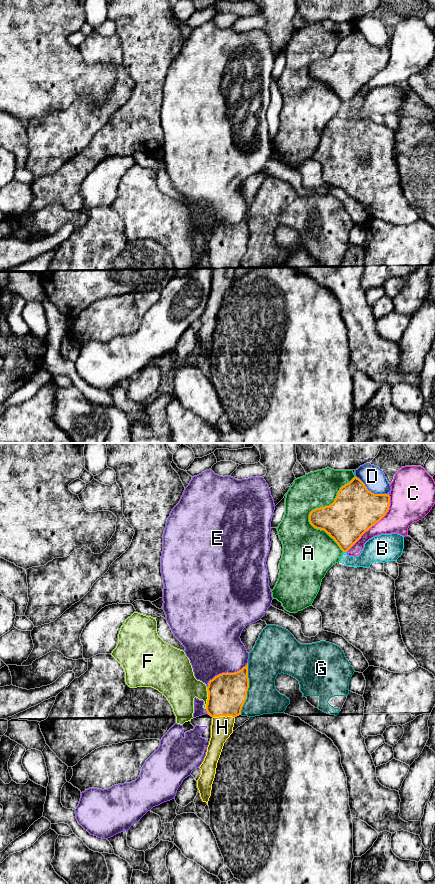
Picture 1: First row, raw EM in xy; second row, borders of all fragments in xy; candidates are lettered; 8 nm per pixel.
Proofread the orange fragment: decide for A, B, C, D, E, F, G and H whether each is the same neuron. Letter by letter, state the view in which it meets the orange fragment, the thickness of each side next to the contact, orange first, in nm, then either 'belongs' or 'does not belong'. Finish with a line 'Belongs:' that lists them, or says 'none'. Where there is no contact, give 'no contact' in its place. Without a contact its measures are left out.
A: contact in xy; calibres 300 and 300 nm; does not belong
B: contact in xy; calibres 360 and 200 nm; does not belong
C: contact in xy; calibres 380 and 240 nm; does not belong
D: contact in xy; calibres 380 and 180 nm; does not belong
E: contact in xy; calibres 320 and 440 nm; does not belong
F: contact in xy; calibres 320 and 280 nm; does not belong
G: contact in xy; calibres 320 and 280 nm; does not belong
H: contact in xy; calibres 320 and 180 nm; belongs
Belongs: H

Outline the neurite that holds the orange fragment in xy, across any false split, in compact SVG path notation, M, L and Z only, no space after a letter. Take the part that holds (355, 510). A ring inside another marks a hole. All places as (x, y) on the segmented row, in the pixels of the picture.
M356 476L342 486L332 504L312 510L310 524L324 530L347 552L388 512L389 494L374 494Z

